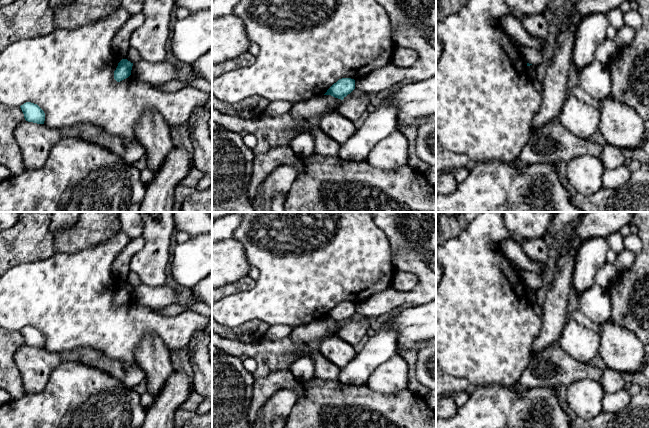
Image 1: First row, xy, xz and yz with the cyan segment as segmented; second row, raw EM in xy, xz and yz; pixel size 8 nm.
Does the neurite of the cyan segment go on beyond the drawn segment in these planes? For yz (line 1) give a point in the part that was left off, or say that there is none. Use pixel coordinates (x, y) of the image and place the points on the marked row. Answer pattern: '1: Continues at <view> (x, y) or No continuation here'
1: No continuation here

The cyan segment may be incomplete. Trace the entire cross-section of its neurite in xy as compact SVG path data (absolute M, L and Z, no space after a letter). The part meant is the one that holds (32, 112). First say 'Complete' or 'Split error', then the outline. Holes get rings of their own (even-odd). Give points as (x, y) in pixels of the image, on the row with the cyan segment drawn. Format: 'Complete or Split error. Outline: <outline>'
Complete. Outline: M26 102L21 105L20 108L26 121L37 124L44 124L45 113L37 104Z

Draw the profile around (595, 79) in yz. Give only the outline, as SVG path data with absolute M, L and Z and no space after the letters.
M593 60L578 73L579 87L601 101L611 95L611 74L608 65Z

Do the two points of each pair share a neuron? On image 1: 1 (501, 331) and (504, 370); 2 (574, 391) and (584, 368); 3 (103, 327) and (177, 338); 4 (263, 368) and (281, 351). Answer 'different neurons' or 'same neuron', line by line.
1: same neuron
2: different neurons
3: same neuron
4: same neuron

